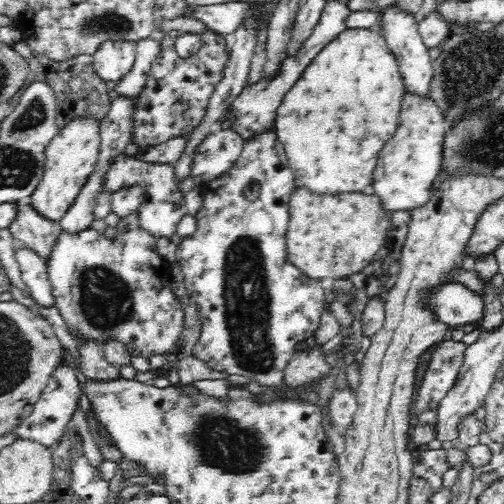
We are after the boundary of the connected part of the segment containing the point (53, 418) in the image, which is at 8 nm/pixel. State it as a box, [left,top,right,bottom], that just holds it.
[10,364,82,448]

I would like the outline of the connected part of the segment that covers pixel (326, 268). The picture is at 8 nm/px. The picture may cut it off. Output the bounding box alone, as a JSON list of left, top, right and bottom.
[286,187,392,282]

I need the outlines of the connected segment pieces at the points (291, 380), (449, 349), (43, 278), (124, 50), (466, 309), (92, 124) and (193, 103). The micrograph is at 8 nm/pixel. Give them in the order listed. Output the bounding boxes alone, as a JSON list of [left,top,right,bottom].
[[285,335,331,386],[410,340,467,416],[15,243,55,306],[93,41,136,82],[419,281,485,328],[30,112,101,221],[133,28,230,147]]

